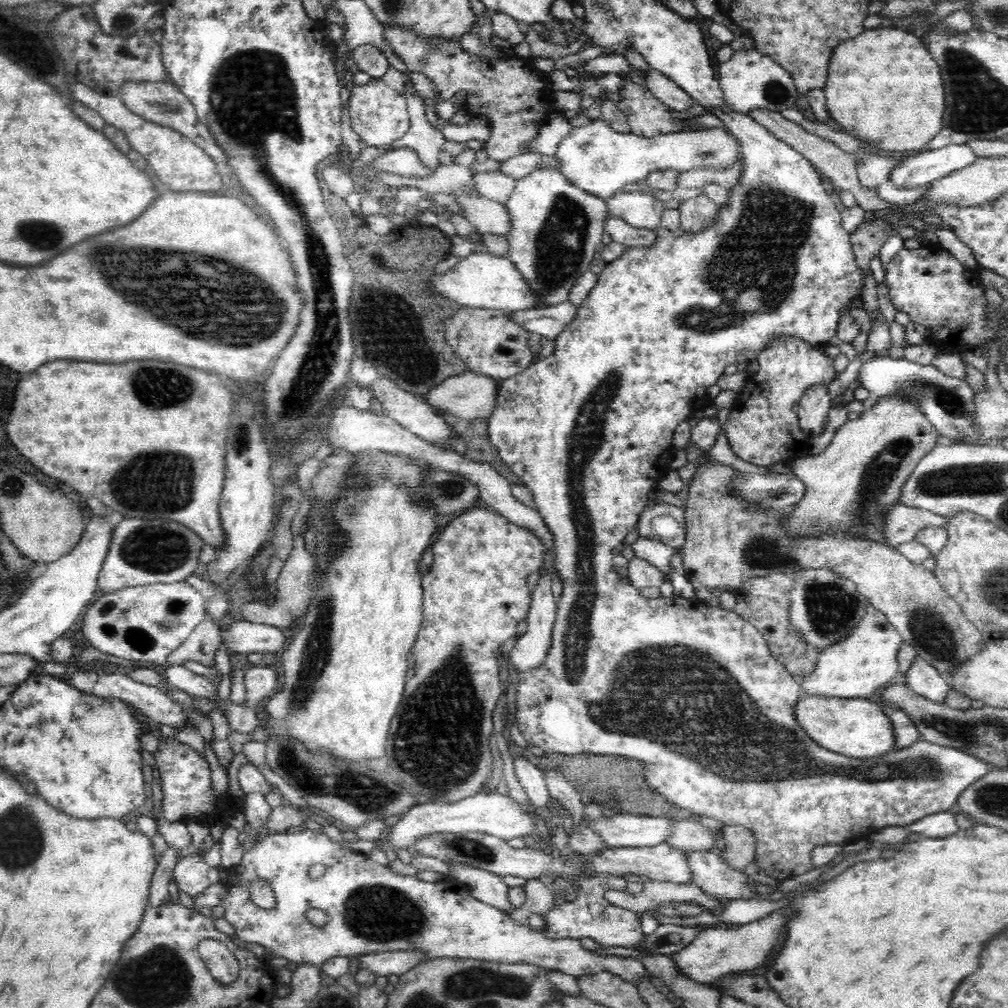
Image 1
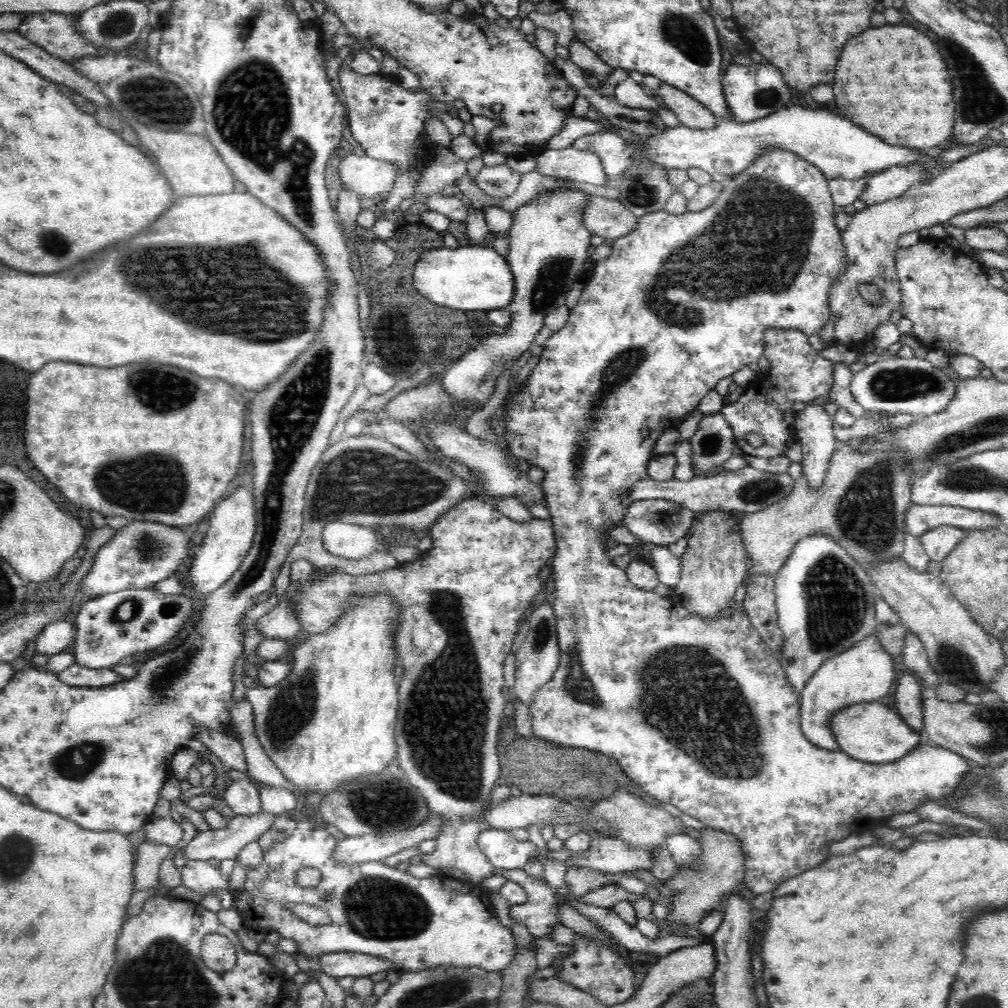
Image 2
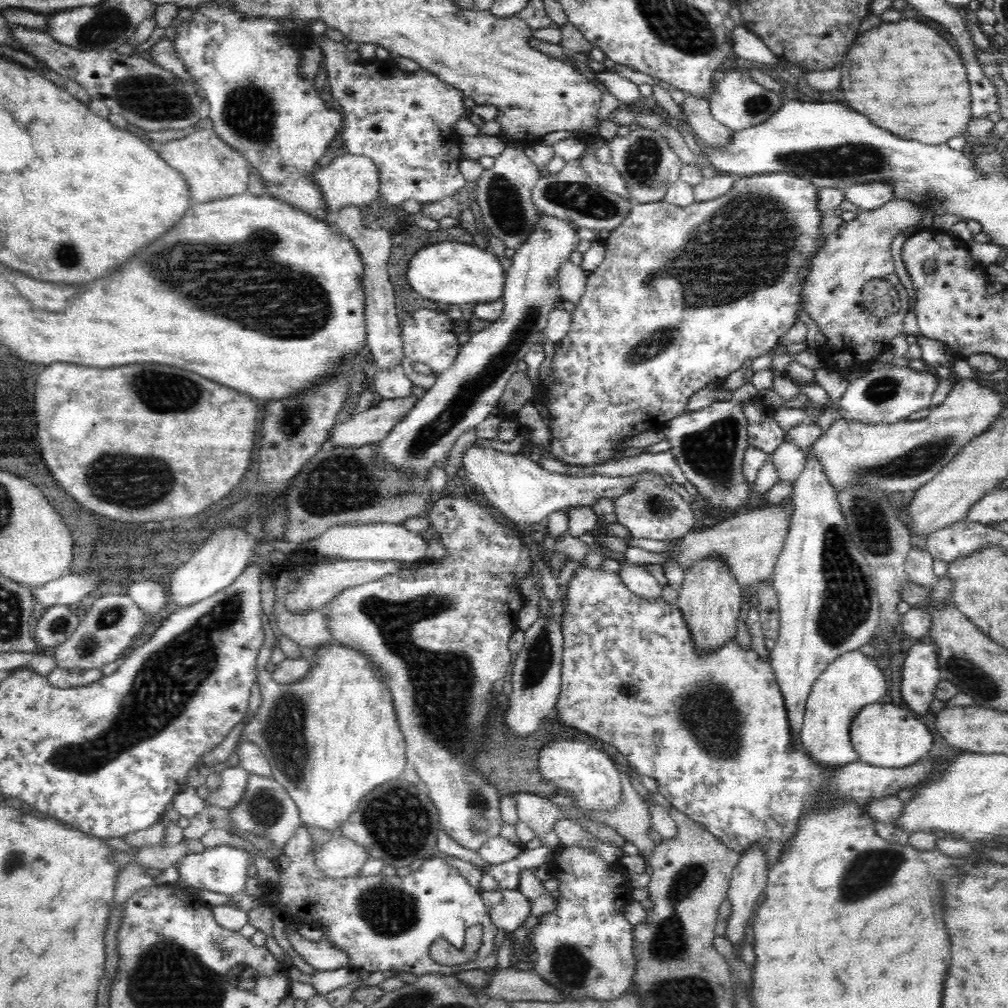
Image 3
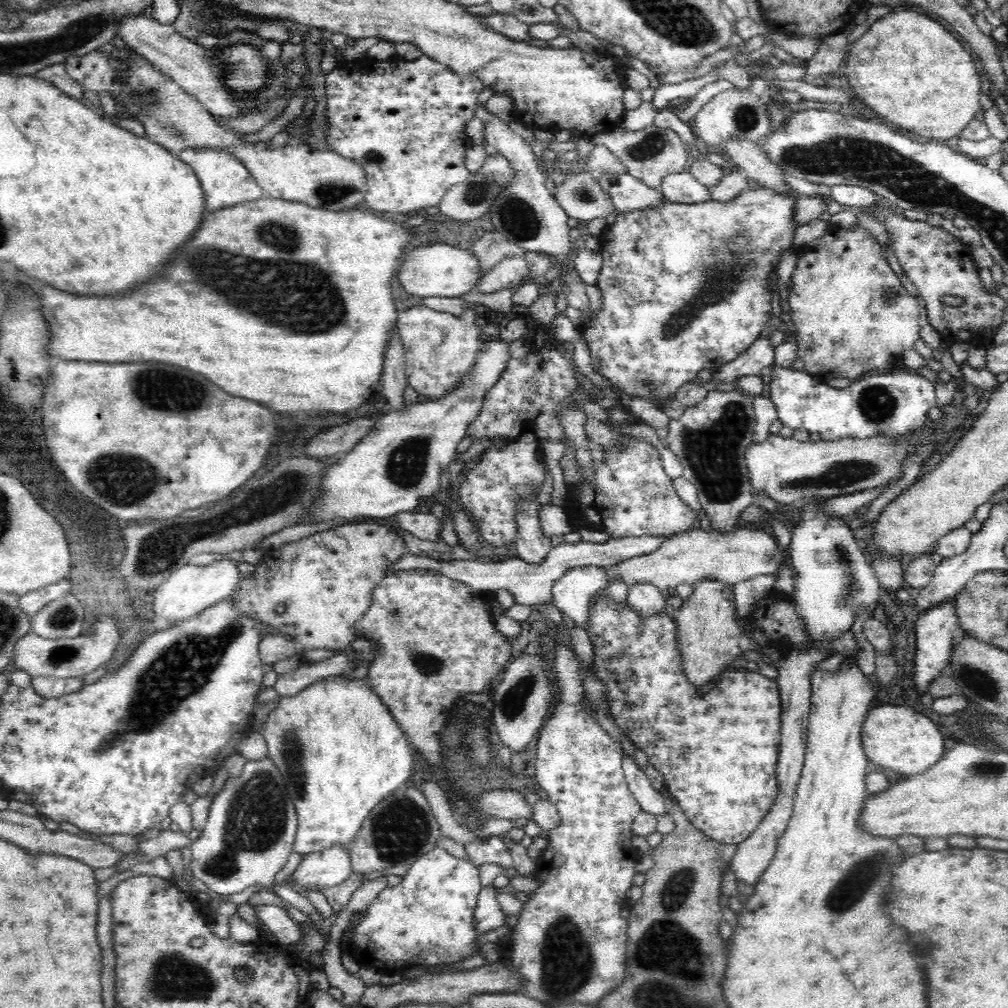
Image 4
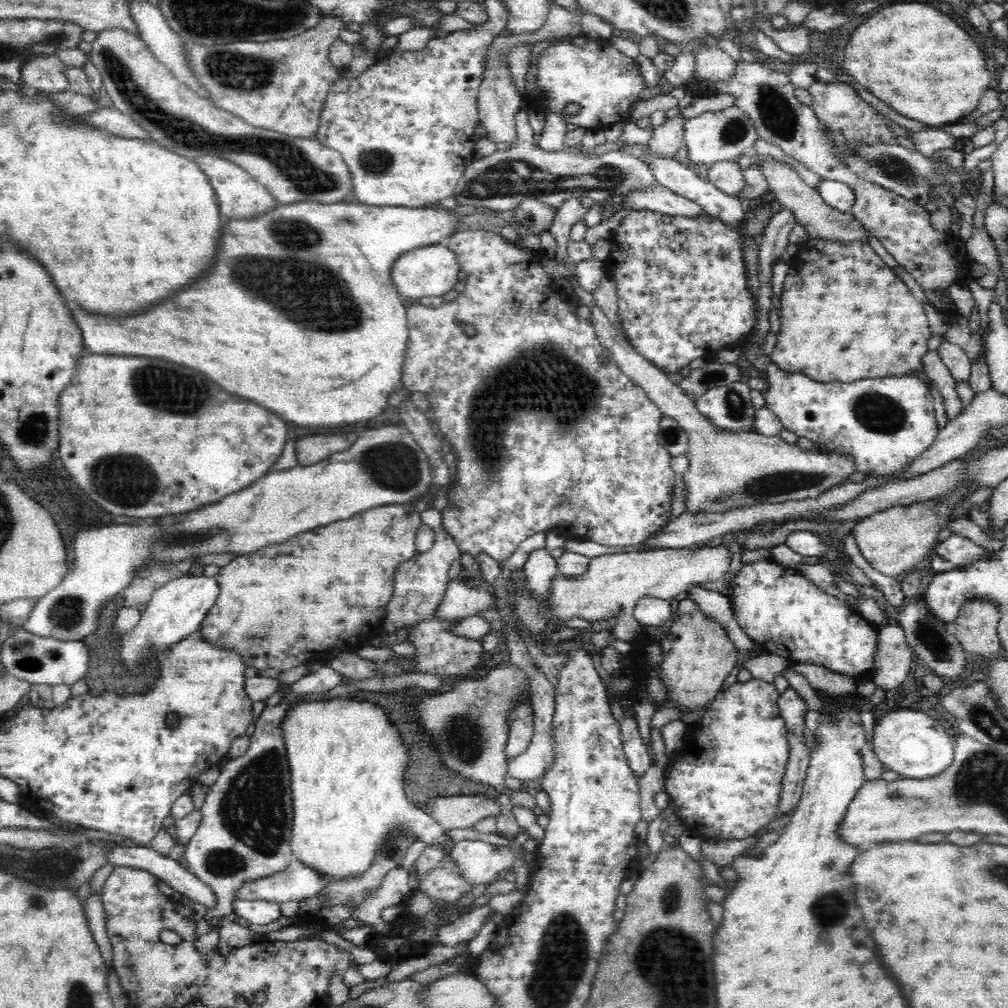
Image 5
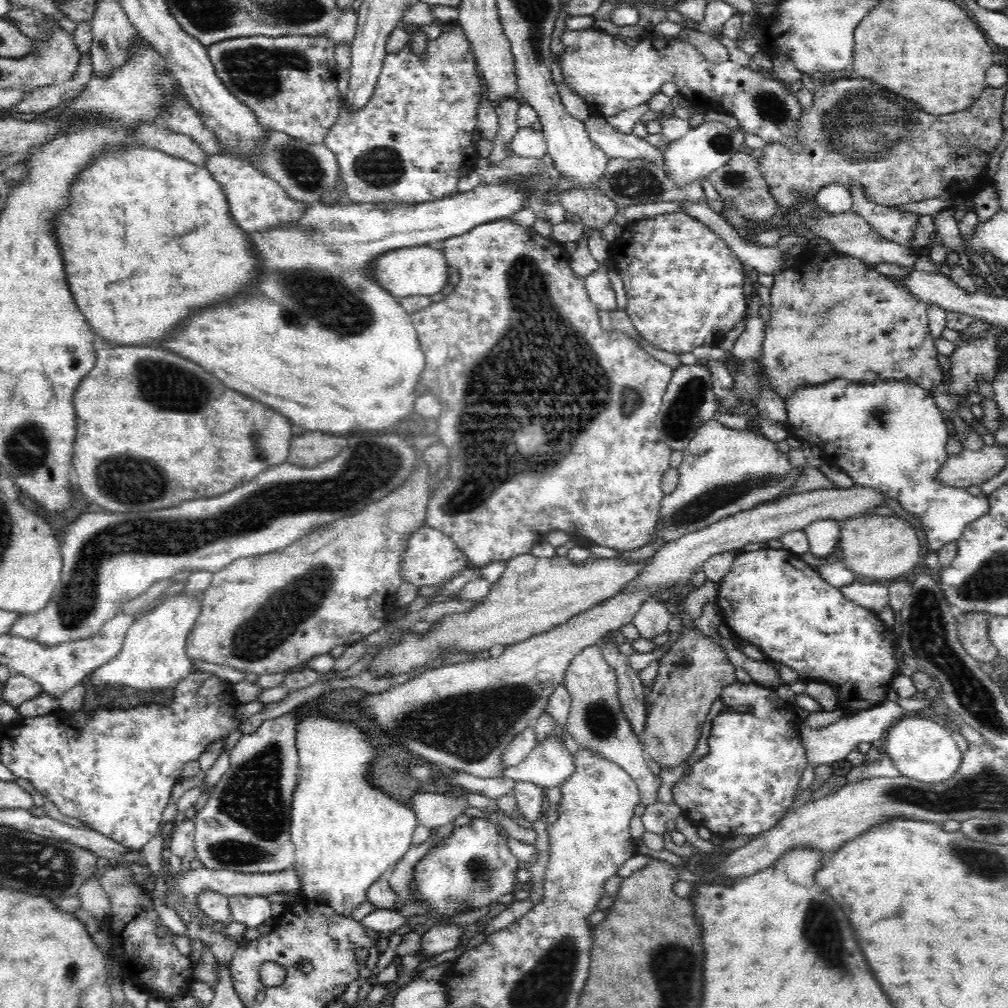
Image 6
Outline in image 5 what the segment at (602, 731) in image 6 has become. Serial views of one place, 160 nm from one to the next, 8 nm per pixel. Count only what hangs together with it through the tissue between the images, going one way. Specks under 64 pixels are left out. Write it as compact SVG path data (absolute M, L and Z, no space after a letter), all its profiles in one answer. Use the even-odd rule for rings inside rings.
M650 768L645 775L637 778L639 786L639 807L646 822L660 816L661 808L654 801L654 794L664 790L667 782L666 769Z

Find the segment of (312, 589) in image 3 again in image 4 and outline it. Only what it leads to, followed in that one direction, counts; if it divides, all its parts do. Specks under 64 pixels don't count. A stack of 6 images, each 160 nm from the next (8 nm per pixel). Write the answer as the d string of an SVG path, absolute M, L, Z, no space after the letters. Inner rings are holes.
M644 535L609 539L602 543L585 542L582 540L576 544L563 542L555 547L551 547L546 560L542 560L538 564L528 564L525 560L518 557L506 561L498 561L497 563L493 563L490 560L480 562L460 559L447 562L439 559L434 554L412 555L408 552L398 562L390 564L390 568L386 572L408 569L432 569L432 571L444 573L444 575L454 580L459 580L478 591L496 591L505 588L513 594L515 603L532 606L532 604L552 602L551 590L554 581L572 567L584 565L607 567L633 556L651 553L671 538L672 535L664 535L663 537L662 535Z

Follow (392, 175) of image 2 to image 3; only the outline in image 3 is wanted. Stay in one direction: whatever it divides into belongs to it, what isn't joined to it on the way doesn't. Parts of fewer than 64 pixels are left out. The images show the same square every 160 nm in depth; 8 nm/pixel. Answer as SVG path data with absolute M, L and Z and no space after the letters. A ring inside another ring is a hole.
M344 154L333 159L327 166L315 168L312 180L323 192L328 218L333 219L344 206L368 205L379 196L380 174L375 161L364 155Z

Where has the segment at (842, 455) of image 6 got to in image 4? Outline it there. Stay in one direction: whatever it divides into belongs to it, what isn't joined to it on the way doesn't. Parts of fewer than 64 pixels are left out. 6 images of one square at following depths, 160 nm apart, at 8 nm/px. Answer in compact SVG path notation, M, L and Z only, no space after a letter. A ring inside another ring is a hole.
M772 364L770 373L770 397L776 411L778 421L784 427L807 430L812 434L820 434L822 441L841 440L842 437L856 436L866 439L872 436L904 436L912 433L928 423L928 411L936 406L936 385L923 378L918 373L904 371L894 374L876 374L860 380L851 380L848 388L832 388L826 383L820 383L808 373L797 369L788 369Z

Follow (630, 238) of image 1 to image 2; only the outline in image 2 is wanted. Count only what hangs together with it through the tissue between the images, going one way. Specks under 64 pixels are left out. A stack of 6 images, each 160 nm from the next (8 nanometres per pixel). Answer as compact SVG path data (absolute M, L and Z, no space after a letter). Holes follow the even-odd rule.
M587 195L582 223L594 235L617 239L626 236L638 222L638 217L622 205L621 200Z

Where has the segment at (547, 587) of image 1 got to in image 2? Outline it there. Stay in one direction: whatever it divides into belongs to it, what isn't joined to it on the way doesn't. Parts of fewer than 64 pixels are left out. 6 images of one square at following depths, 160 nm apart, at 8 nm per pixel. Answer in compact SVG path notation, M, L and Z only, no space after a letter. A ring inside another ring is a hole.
M550 601L534 609L527 618L527 628L524 629L520 641L515 646L516 656L515 685L513 691L522 704L532 704L532 696L542 684L552 680L552 674L560 661L560 647L558 646L556 617Z

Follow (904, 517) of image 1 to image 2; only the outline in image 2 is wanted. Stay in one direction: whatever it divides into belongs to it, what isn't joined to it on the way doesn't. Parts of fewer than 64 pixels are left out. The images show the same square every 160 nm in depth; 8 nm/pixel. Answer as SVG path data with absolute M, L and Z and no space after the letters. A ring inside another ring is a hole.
M912 504L907 508L905 522L907 534L915 537L943 525L966 530L1001 528L997 516L988 512L966 511L964 507L948 505Z

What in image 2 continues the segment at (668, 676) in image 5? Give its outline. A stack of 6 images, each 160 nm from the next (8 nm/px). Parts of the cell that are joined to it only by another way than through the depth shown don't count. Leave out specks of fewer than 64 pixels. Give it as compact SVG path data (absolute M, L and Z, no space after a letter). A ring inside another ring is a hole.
M706 509L696 514L689 543L680 558L681 577L674 590L684 608L698 616L707 616L707 620L735 603L734 594L747 578L751 560L742 545L742 532L739 532L742 523L743 518L736 518L732 512L722 509Z

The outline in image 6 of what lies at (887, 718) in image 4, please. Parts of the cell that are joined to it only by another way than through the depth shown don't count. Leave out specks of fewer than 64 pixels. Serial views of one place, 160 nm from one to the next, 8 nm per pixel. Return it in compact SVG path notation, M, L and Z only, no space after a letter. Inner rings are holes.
M930 713L906 715L886 731L888 732L884 739L886 754L902 776L932 784L952 778L960 768L963 754L952 739L953 730Z

